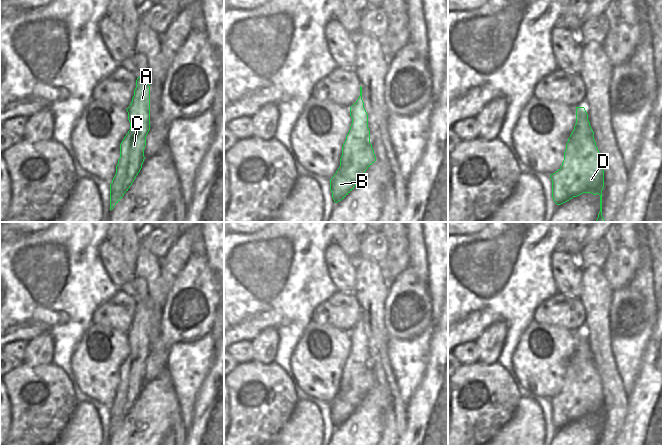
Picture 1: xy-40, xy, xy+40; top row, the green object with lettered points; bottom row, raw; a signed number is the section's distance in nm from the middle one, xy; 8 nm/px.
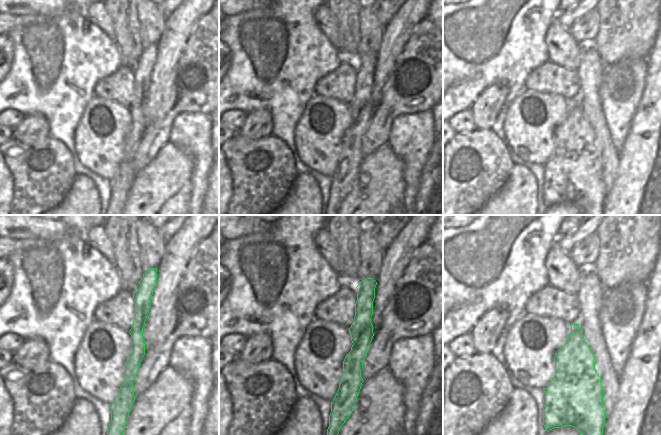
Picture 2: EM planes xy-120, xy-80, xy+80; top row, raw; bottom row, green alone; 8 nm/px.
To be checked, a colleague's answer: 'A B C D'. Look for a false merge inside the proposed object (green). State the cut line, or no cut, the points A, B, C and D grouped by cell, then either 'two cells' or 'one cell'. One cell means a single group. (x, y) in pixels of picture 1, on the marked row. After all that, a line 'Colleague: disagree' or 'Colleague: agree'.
cut in xy along (369, 142), (354, 156), (354, 160), (348, 166), (340, 167); A C / B D; two cells
Colleague: disagree

